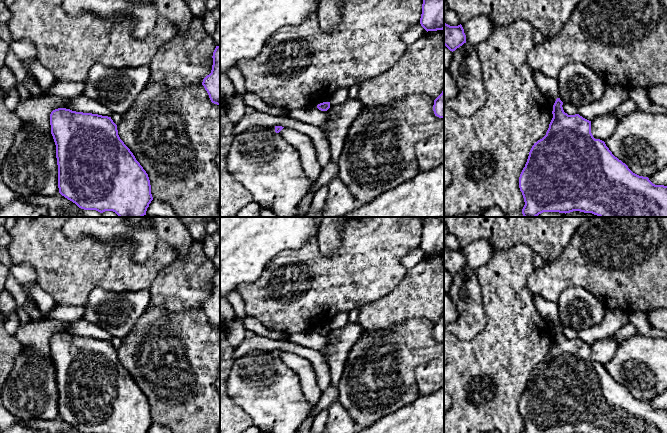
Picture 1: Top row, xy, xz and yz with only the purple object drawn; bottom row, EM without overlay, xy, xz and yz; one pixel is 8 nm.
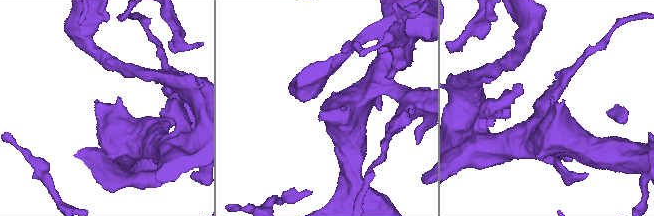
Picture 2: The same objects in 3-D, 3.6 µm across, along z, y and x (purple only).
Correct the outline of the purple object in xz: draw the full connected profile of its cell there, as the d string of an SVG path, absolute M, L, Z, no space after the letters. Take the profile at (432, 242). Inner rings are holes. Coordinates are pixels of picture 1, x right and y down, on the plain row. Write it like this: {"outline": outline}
{"outline": "M424 217L421 250L428 255L444 253L444 222L441 217Z"}

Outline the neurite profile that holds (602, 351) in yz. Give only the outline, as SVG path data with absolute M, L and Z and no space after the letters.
M613 335L597 340L591 345L591 357L595 363L605 365L615 355L618 343Z

